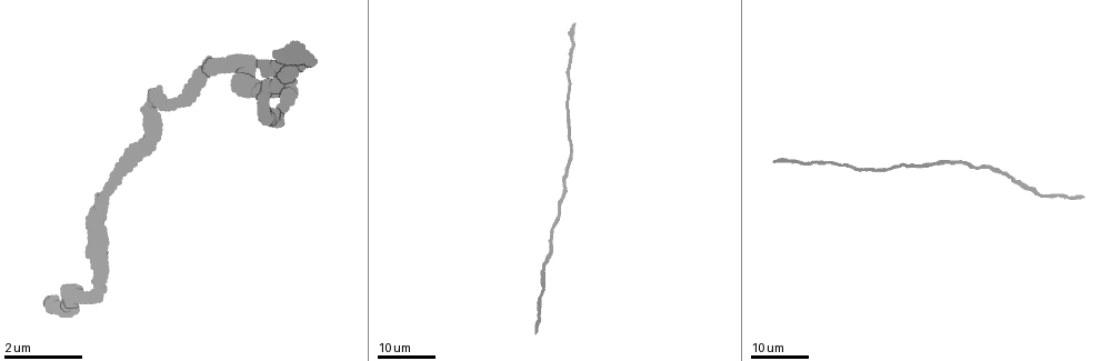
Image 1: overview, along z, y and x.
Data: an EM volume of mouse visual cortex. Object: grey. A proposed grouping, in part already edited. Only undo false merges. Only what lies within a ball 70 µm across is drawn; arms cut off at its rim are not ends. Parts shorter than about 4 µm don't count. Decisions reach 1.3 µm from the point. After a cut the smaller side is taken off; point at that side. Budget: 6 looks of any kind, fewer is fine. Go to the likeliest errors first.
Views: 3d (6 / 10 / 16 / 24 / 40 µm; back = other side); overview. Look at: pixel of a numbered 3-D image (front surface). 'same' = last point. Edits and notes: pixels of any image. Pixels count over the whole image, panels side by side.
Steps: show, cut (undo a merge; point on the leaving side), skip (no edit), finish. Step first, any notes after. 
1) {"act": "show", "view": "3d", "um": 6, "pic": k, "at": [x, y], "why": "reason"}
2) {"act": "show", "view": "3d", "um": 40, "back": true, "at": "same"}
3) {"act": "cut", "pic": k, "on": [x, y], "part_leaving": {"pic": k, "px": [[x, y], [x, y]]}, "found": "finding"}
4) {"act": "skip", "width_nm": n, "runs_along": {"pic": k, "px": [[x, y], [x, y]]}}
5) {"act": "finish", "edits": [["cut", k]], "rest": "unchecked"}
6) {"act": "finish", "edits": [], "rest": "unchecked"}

{"act": "show", "view": "3d", "um": 24, "pic": 1, "at": [542, 284], "why": "calibre changes"}

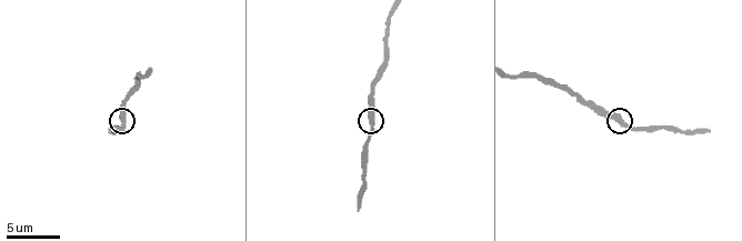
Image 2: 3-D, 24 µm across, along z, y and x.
{"act": "show", "view": "3d", "um": 10, "pic": 2, "at": [618, 118], "why": "closer look"}

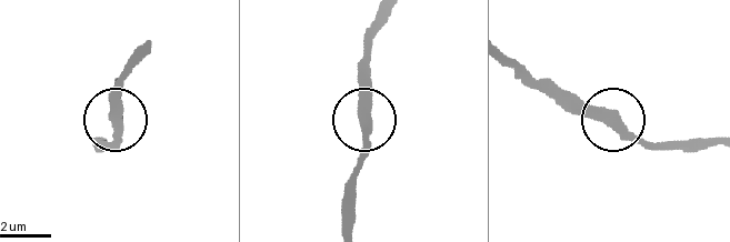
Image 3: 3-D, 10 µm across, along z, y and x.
{"act": "show", "view": "3d", "um": 10, "back": true, "pic": 3, "at": [366, 126]}

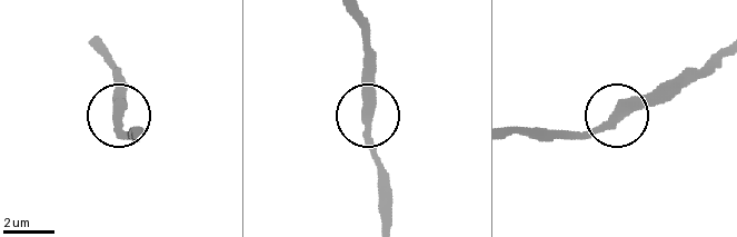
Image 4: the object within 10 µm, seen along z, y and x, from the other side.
{"act": "skip", "width_nm": 410, "runs_along": {"pic": 4, "px": [[723, 49], [595, 127], [546, 140]]}, "found": "continuous, no second cell"}

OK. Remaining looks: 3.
{"act": "show", "view": "3d", "um": 16, "pic": 2, "at": [391, 15], "why": "thin neck"}

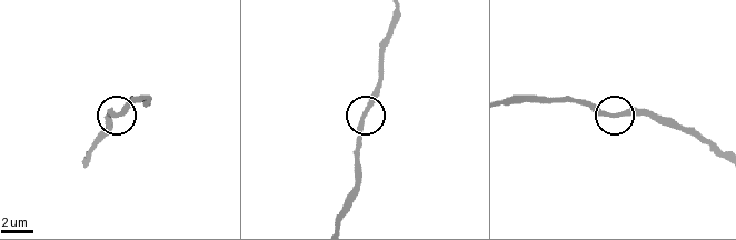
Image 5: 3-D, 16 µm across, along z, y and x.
{"act": "show", "view": "3d", "um": 16, "back": true, "pic": 5, "at": [612, 115], "why": "from behind"}

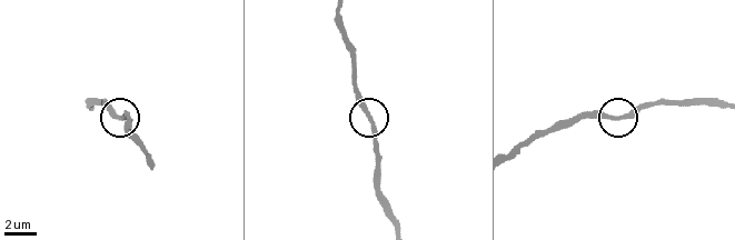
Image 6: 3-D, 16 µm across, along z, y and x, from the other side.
{"act": "skip", "found": "one cell here"}

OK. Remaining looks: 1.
{"act": "finish", "edits": [], "rest": "unchecked"}

